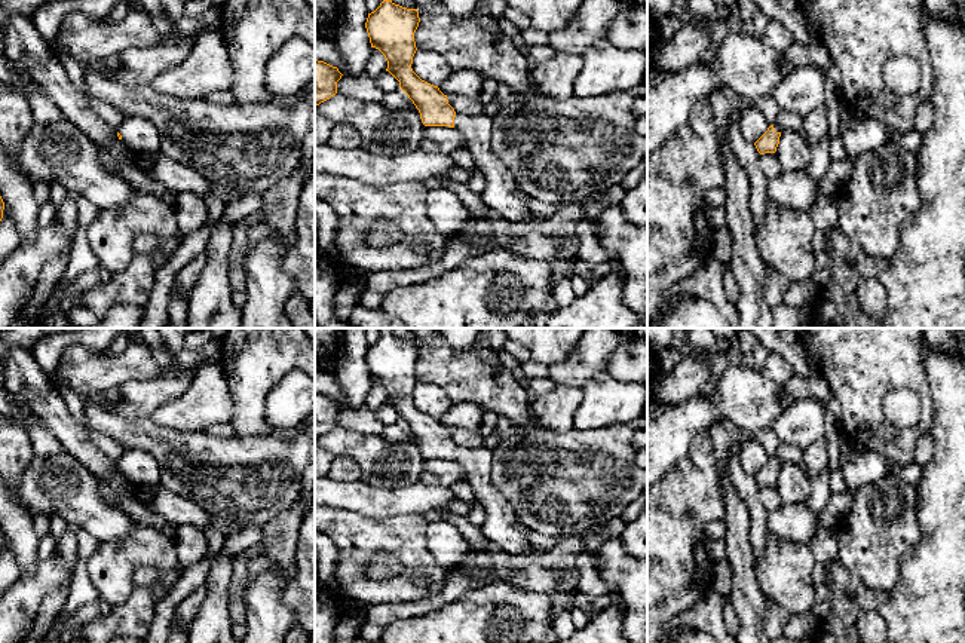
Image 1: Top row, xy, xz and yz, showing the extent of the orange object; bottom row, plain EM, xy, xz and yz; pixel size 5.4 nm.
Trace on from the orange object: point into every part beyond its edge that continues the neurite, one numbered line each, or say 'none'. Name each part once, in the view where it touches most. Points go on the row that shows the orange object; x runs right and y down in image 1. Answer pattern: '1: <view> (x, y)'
1: xz (502, 195)

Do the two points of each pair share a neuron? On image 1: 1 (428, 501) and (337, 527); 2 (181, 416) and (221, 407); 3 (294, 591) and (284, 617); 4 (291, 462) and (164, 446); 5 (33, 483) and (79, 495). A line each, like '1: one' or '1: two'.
1: two
2: one
3: two
4: one
5: one

